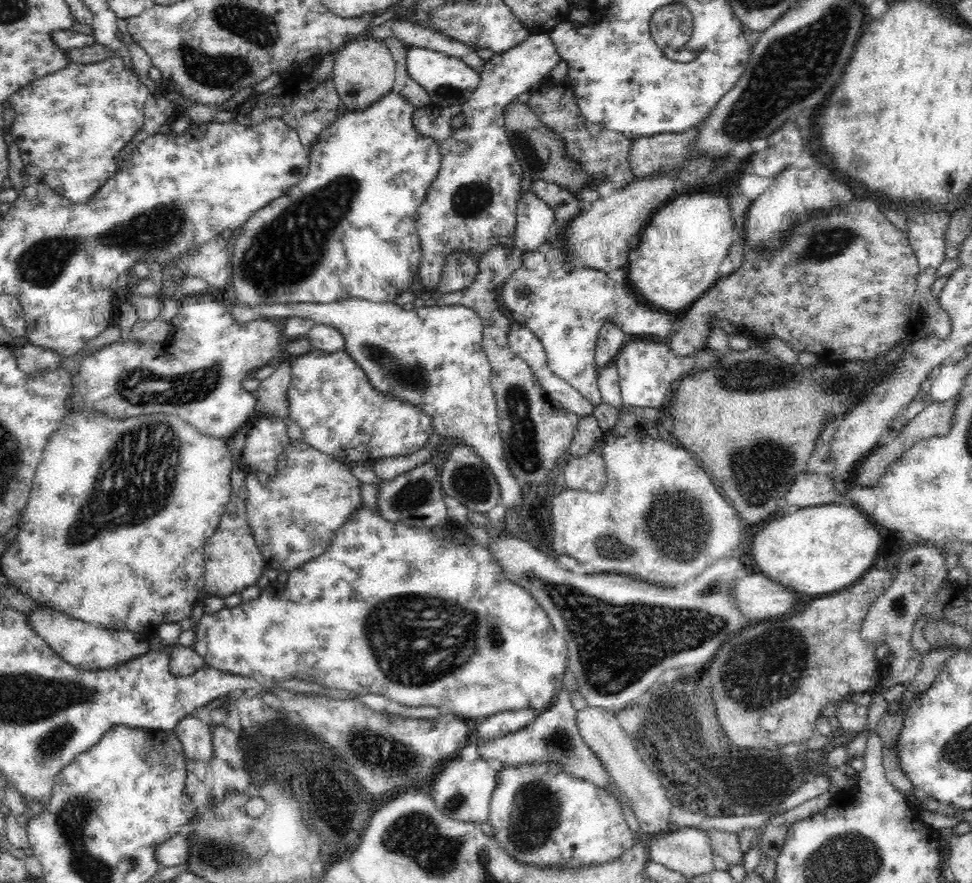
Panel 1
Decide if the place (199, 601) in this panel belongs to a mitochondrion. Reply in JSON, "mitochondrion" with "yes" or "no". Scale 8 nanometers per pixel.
{"mitochondrion":"no"}

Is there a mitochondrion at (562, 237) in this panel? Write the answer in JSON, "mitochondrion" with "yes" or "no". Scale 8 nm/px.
{"mitochondrion":"no"}

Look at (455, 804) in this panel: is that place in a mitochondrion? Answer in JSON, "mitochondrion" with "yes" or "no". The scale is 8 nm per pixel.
{"mitochondrion":"yes"}

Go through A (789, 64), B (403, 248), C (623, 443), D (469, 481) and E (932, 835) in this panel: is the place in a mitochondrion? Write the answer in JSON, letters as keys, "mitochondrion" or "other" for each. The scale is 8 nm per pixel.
{"A":"mitochondrion","B":"other","C":"other","D":"mitochondrion","E":"other"}

